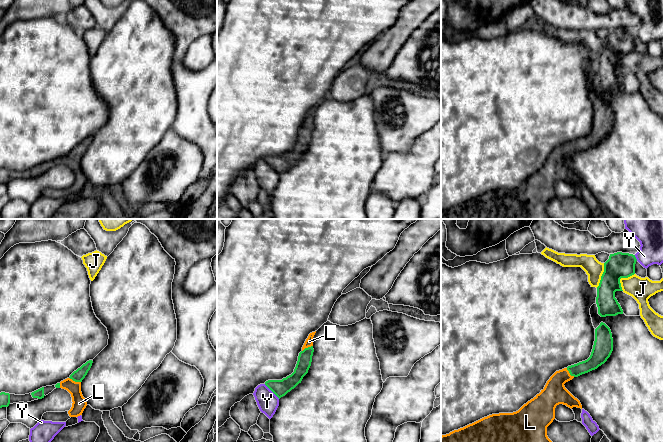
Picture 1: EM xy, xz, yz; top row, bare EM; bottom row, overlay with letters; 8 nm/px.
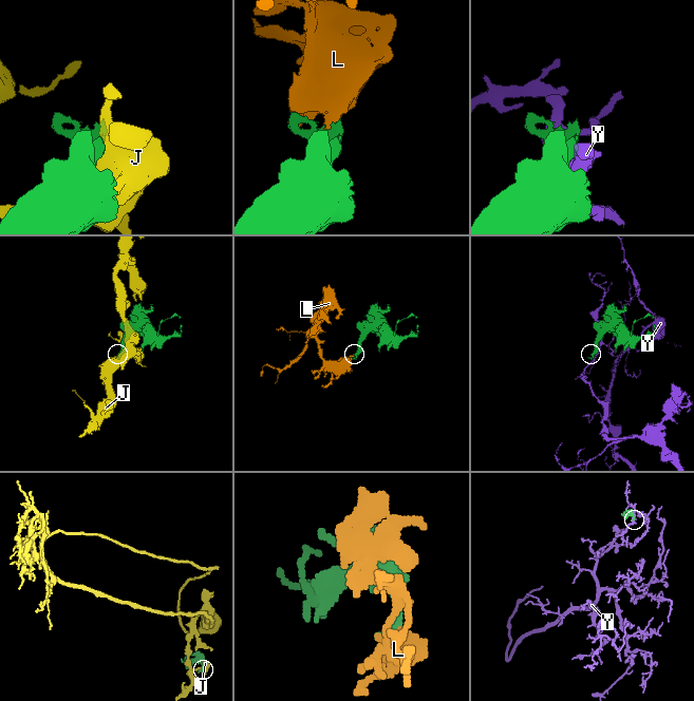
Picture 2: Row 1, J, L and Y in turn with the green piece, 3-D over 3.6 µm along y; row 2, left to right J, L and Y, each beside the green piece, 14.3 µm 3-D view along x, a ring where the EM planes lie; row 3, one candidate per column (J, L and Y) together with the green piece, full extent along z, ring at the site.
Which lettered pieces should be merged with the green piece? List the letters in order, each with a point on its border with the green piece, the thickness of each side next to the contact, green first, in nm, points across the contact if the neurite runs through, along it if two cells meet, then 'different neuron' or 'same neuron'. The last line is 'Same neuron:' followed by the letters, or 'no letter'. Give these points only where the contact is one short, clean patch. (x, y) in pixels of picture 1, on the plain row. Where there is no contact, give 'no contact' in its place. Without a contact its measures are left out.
J: contact yz (621, 53); calibres 200 and 190 nm; border yz (634, 49), (620, 55), (622, 66); different neuron
L: contact xy (75, 157); calibres 90 and 110 nm; same neuron
Y: contact xz (272, 167); calibres 140 and 170 nm; different neuron
Same neuron: L

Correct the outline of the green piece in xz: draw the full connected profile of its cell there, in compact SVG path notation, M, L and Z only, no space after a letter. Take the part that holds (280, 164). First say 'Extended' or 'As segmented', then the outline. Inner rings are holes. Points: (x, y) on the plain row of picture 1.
Extended. M315 108L309 110L306 115L302 127L299 129L298 137L294 148L283 154L282 156L268 156L265 161L280 175L288 168L294 165L299 159L301 159L303 153L308 149L311 142L313 132L313 113Z

